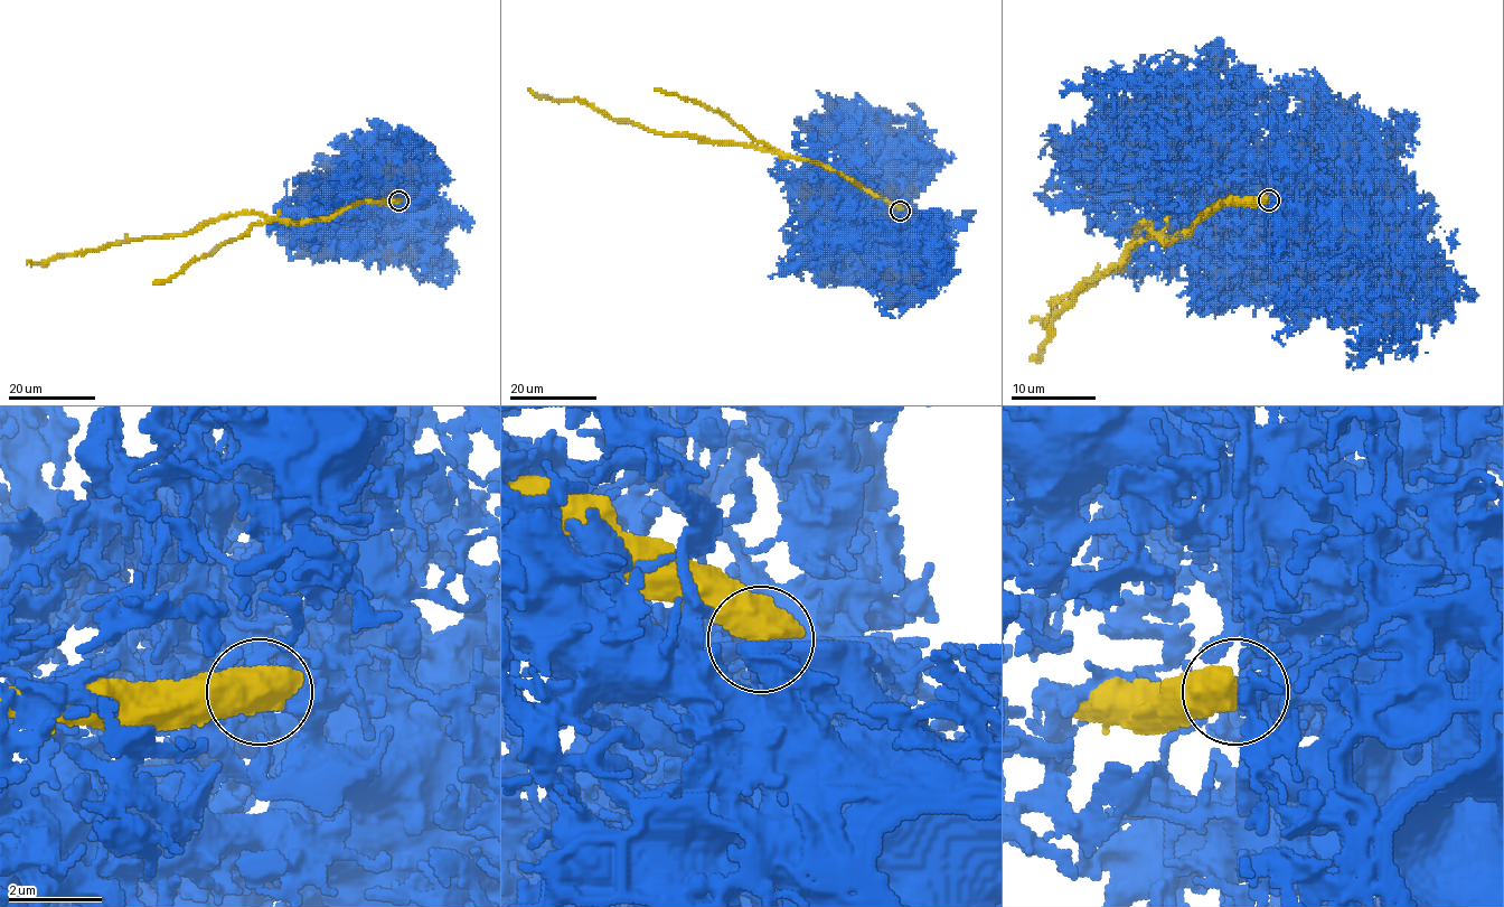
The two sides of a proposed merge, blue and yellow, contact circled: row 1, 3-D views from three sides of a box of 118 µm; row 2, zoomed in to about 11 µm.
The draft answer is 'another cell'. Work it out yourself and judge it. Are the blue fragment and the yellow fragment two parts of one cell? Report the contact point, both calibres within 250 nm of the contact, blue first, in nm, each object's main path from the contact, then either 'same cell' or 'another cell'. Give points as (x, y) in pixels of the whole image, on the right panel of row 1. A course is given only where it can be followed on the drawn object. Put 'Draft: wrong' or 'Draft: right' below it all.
(1268, 199) | 400/800 nm | blue via (1270, 199), (1280, 218), (1306, 245), (1313, 237) | yellow via (1268, 199), (1230, 199), (1172, 240), (1140, 224), (1124, 263), (1053, 304), (1053, 311), (1044, 320), (1030, 323) | another cell
Draft: right

